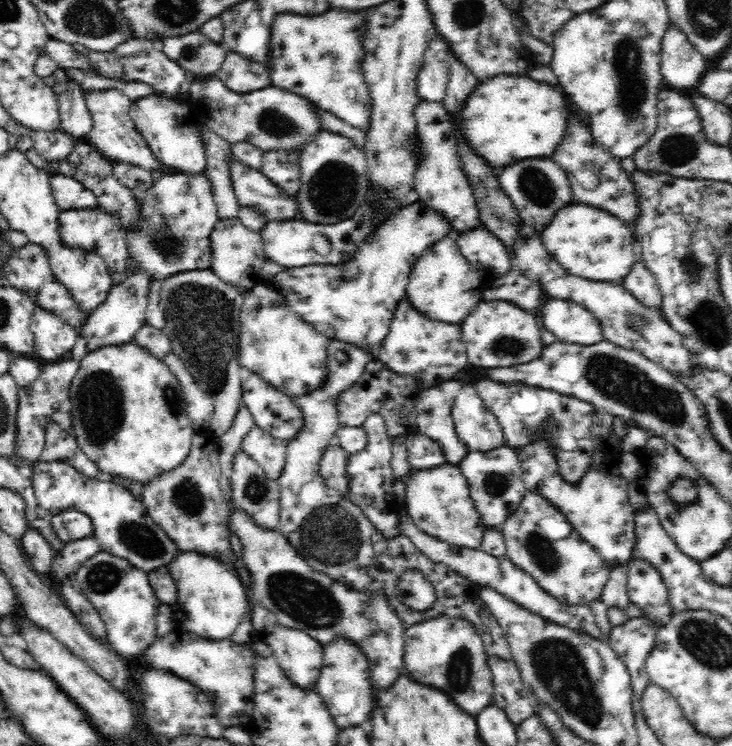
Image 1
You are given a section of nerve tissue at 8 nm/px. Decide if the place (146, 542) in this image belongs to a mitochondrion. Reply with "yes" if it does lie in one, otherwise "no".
yes

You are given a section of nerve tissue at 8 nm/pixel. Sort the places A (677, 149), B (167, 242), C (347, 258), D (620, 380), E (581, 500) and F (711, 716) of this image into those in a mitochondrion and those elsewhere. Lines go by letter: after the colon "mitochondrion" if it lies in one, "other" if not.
A: mitochondrion
B: mitochondrion
C: other
D: mitochondrion
E: other
F: other

